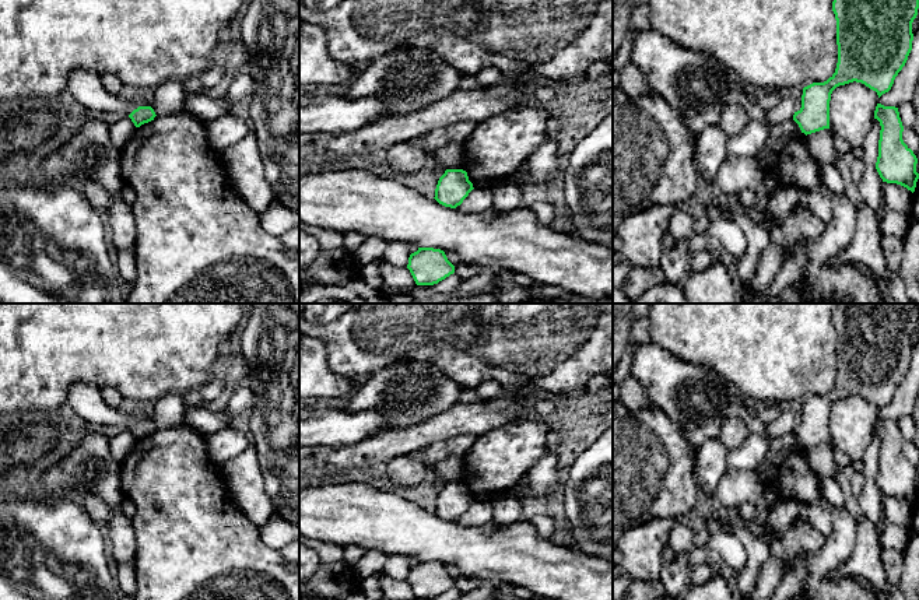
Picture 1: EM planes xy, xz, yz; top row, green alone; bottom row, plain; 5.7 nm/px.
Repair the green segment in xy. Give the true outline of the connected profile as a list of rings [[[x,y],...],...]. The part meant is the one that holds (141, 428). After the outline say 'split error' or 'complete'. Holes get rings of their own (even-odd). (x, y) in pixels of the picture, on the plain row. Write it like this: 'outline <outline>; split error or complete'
outline [[[138,420],[129,428],[136,441],[154,434],[155,429],[157,428],[151,420]]]; complete

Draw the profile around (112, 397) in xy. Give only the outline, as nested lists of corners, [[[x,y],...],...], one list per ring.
[[[104,387],[99,390],[104,400],[106,401],[108,406],[113,407],[113,408],[119,408],[122,401],[123,401],[123,396],[113,387]]]

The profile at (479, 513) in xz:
[[[473,502],[460,519],[456,520],[460,526],[483,526],[492,522],[492,506],[490,502]]]

